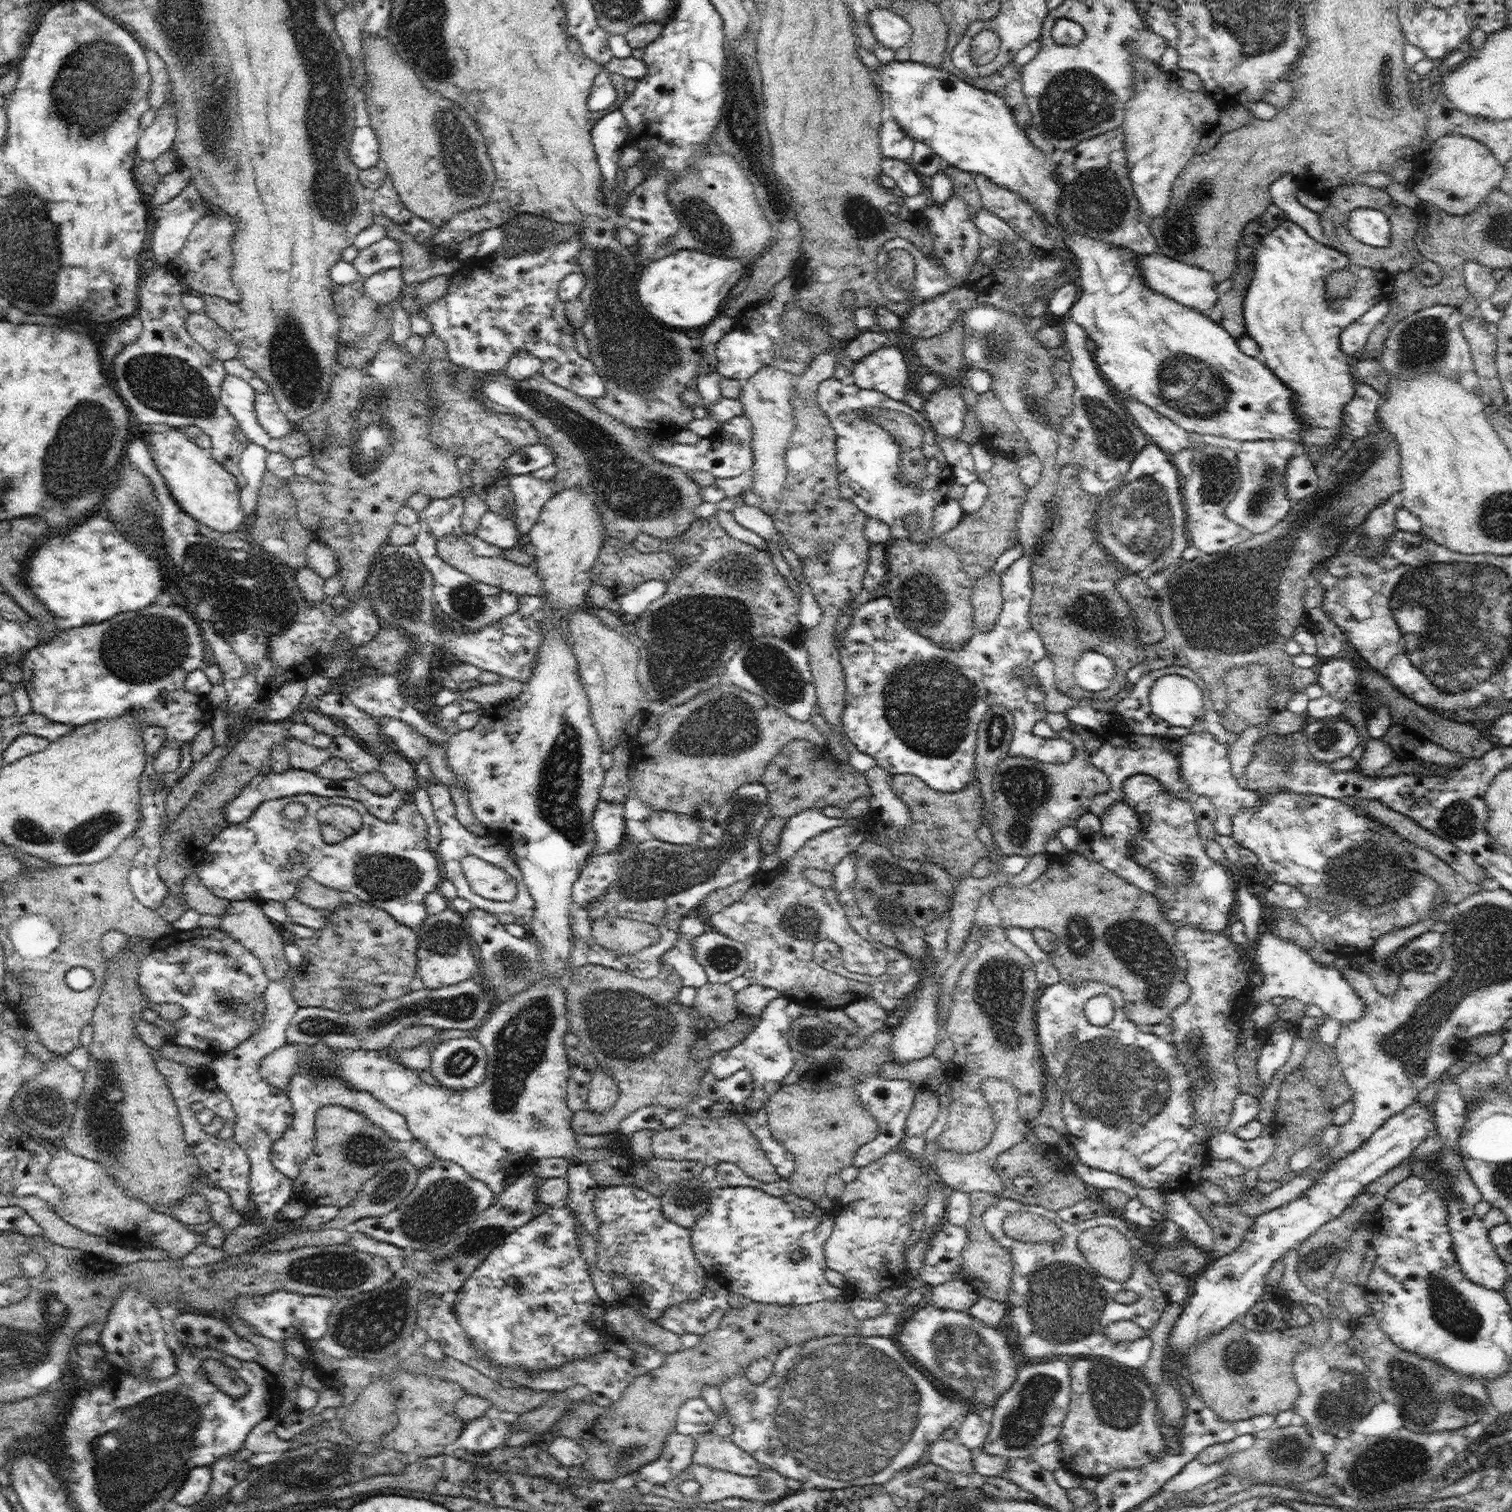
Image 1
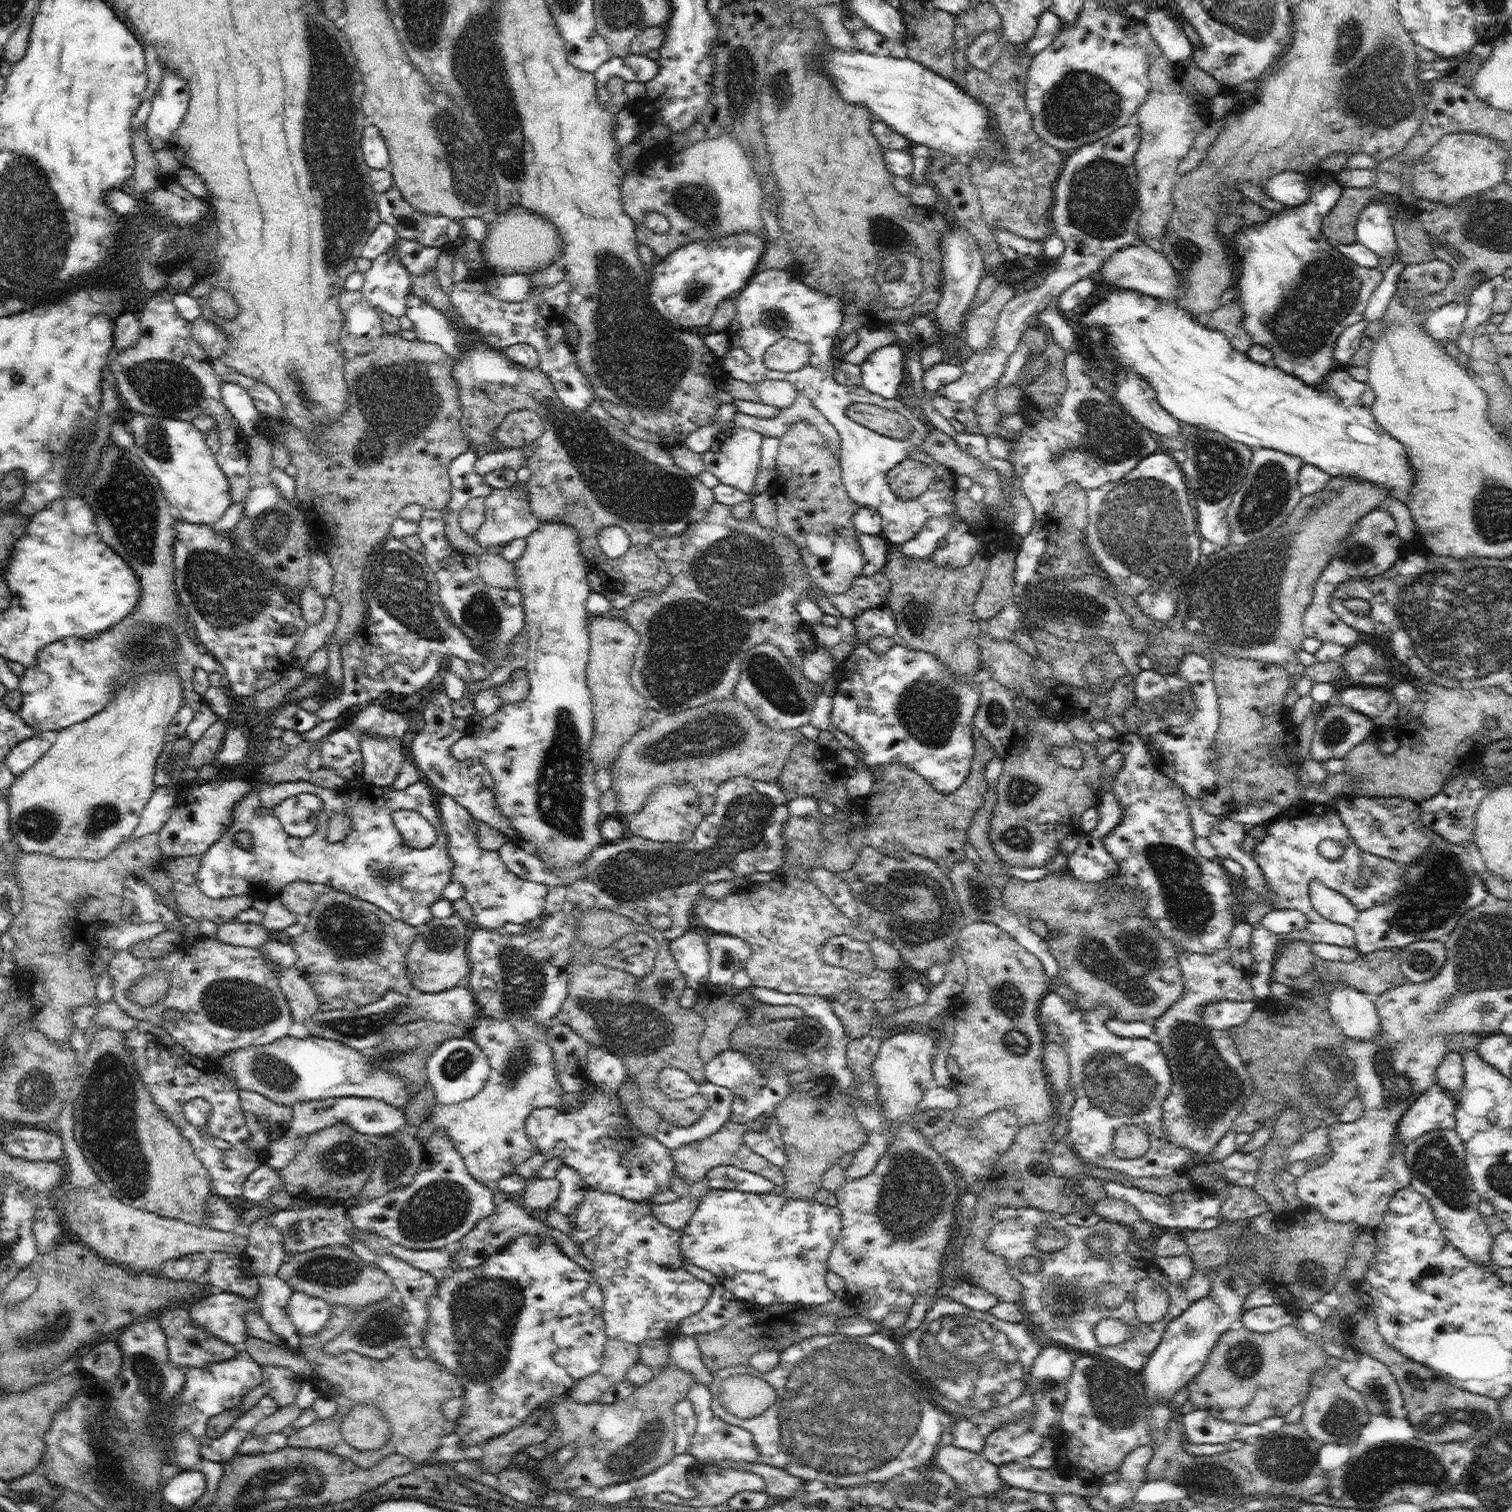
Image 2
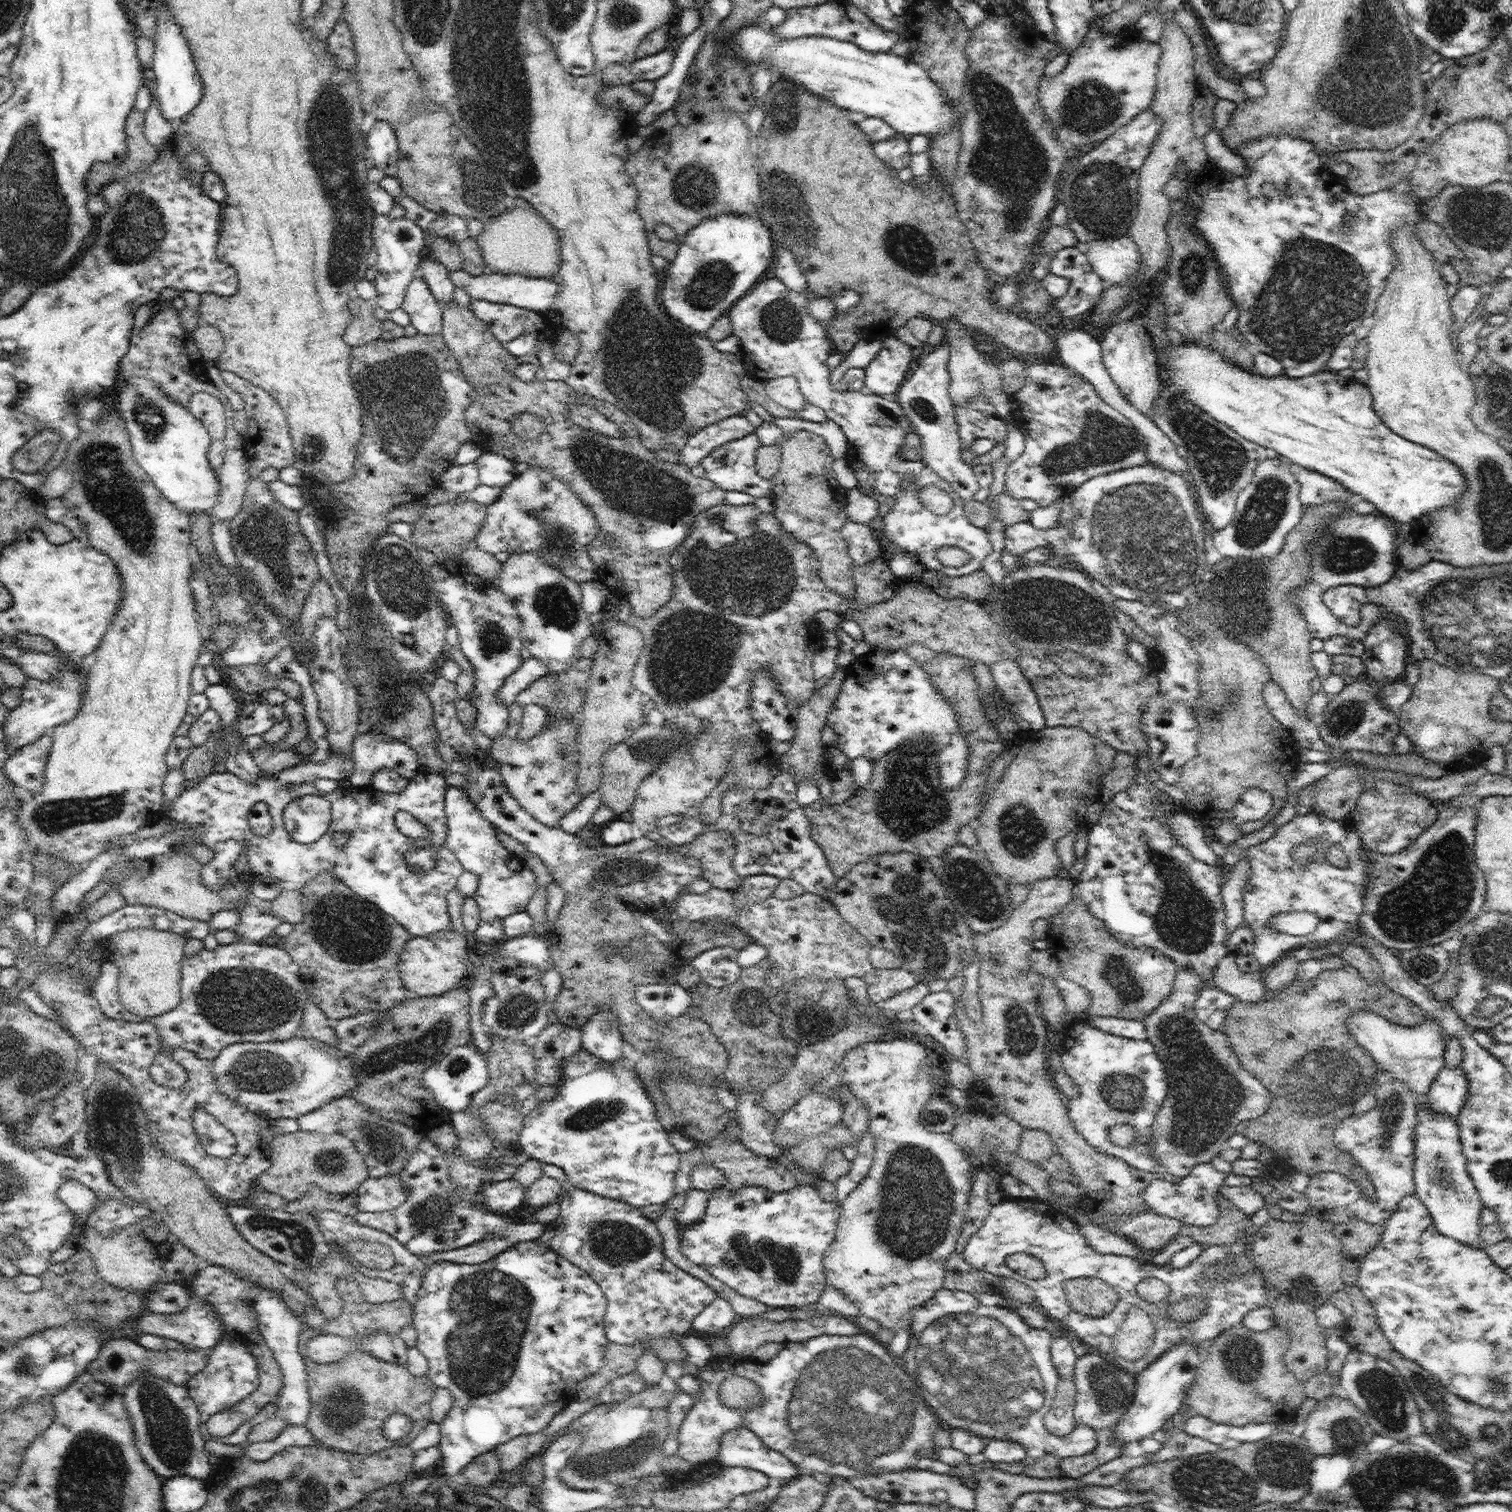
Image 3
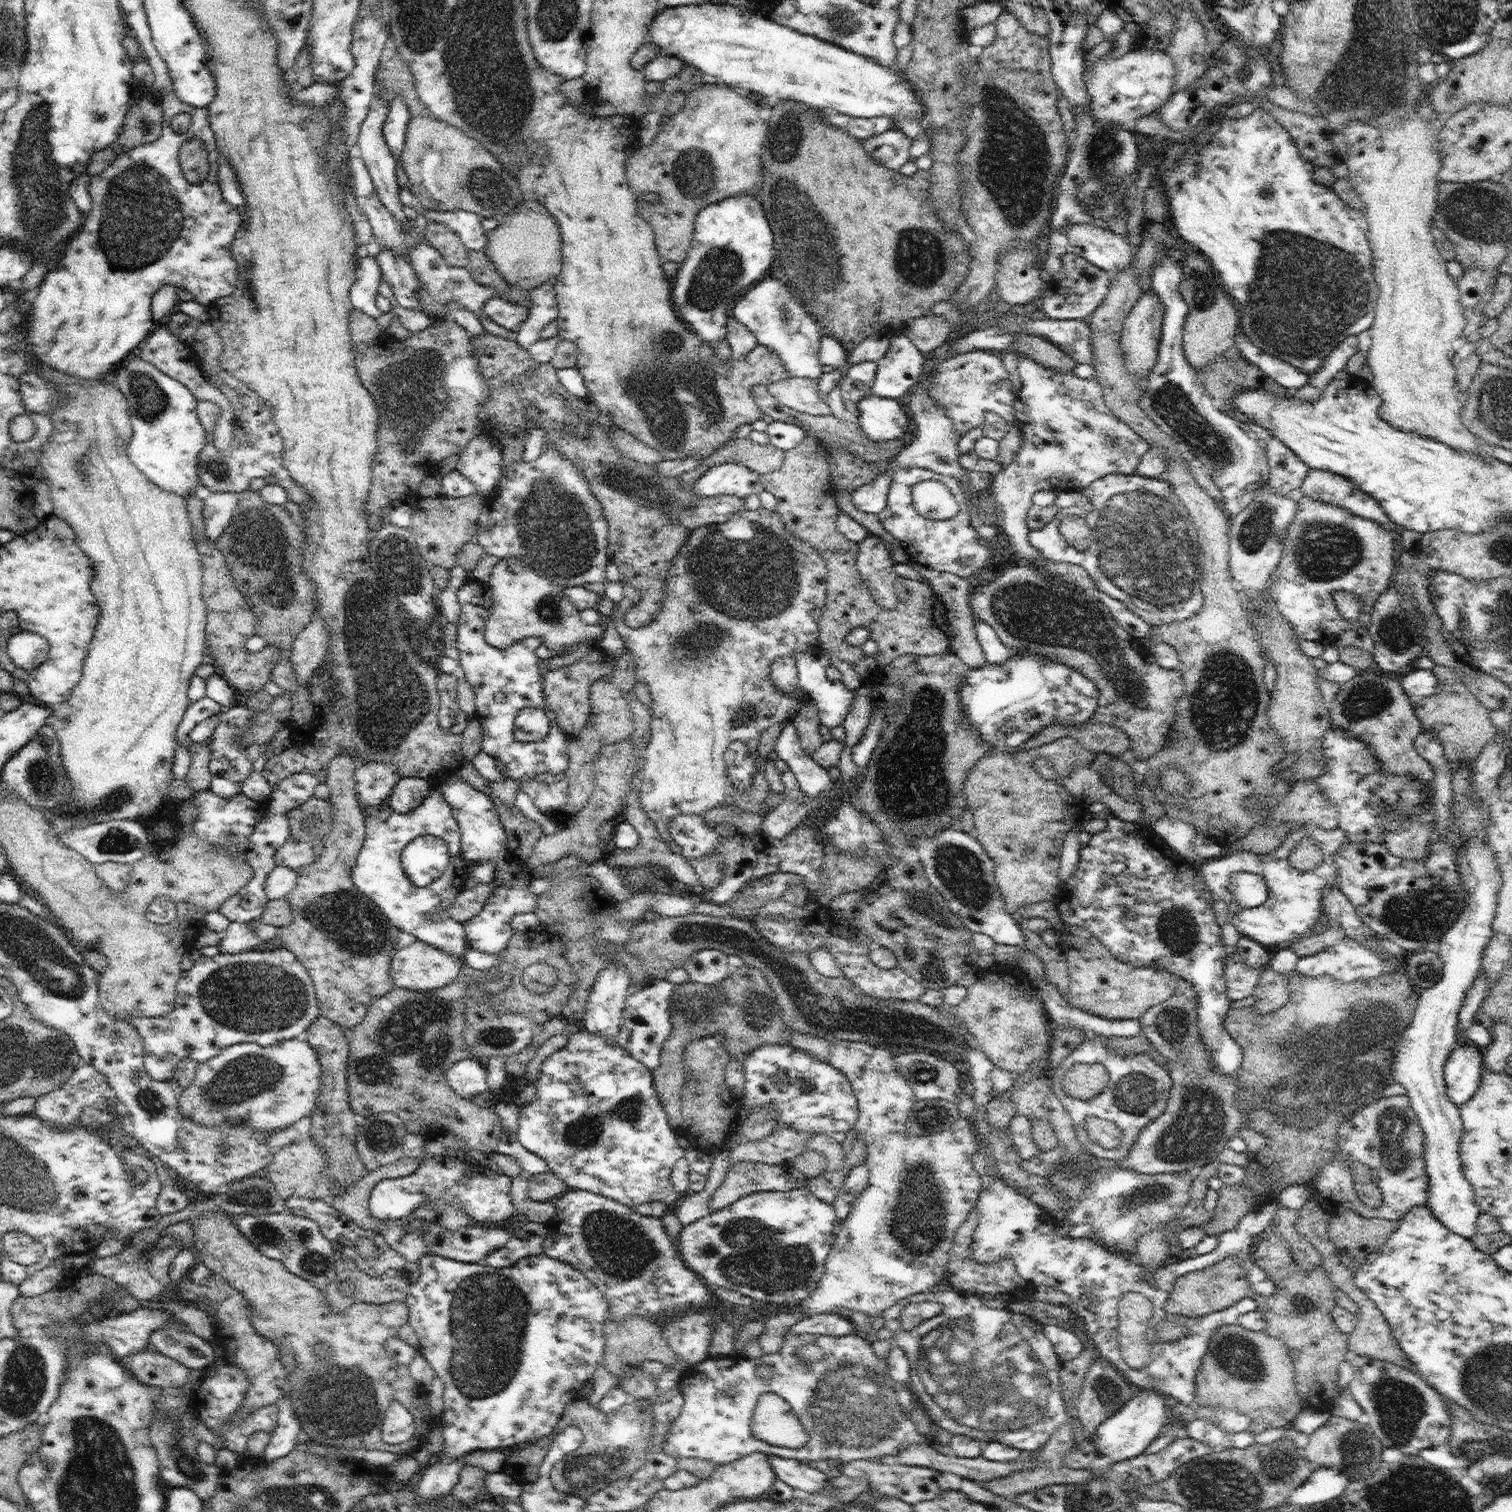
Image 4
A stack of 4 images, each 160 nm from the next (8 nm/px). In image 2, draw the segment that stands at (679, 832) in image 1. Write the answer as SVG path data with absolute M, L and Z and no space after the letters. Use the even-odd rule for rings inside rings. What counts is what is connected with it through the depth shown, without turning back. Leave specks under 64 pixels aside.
M690 784L684 786L660 786L649 794L644 806L634 815L627 818L627 834L636 835L651 841L684 843L688 842L703 821L700 808L700 795Z

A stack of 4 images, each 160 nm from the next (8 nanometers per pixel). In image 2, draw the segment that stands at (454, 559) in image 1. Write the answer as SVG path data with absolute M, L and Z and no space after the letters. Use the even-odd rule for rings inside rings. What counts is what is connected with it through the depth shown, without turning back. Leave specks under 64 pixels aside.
M482 554L478 558L480 577L492 587L518 589L516 563L509 562L499 554Z

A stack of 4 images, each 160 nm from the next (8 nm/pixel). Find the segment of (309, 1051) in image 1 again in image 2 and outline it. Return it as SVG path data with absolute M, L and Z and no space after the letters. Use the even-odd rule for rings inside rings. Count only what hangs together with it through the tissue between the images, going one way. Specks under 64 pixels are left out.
M343 1097L336 1099L322 1099L302 1101L294 1104L293 1118L288 1131L278 1140L272 1141L264 1151L264 1160L274 1169L284 1168L292 1159L296 1150L304 1146L304 1139L326 1127L332 1127L340 1121L348 1122L348 1125L356 1132L366 1136L386 1136L392 1132L398 1132L406 1127L406 1118L402 1109L379 1101L377 1098Z

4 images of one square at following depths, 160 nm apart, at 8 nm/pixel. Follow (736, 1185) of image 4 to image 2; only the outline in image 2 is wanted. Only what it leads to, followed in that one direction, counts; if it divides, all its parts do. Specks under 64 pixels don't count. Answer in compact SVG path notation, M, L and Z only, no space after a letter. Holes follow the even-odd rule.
M730 1118L720 1130L710 1135L710 1137L685 1144L680 1148L671 1149L672 1158L675 1160L675 1172L682 1176L682 1180L690 1186L704 1179L706 1173L716 1166L737 1166L742 1170L747 1170L754 1174L761 1174L764 1178L776 1184L778 1191L784 1190L786 1183L785 1175L780 1168L754 1152L744 1142L744 1134L747 1132L746 1129L746 1126L734 1123L732 1118Z

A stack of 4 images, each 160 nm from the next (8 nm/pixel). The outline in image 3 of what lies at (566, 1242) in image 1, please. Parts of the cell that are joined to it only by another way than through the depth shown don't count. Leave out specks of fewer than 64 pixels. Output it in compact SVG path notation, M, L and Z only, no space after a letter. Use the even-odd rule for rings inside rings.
M520 1240L482 1264L434 1262L413 1304L417 1347L429 1364L430 1380L452 1391L453 1405L439 1423L440 1475L452 1479L478 1456L521 1434L548 1428L556 1413L577 1398L576 1384L602 1366L609 1340L604 1315L607 1298L599 1284L538 1240Z

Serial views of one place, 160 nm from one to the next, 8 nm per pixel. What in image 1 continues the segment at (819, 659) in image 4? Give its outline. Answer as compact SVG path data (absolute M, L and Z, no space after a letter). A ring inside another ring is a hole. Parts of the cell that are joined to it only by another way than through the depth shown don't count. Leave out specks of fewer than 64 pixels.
M1026 554L1026 556L1020 557L1016 562L1012 563L1012 566L1004 572L1001 576L1000 588L1002 588L1003 607L999 617L996 619L992 630L979 631L972 635L972 638L968 640L968 643L960 650L948 650L942 647L938 647L936 643L930 641L926 636L918 634L915 630L902 624L897 618L894 610L894 605L891 600L884 594L884 596L878 596L875 600L861 604L859 608L853 614L845 635L841 636L841 640L834 636L834 644L836 644L836 650L840 654L841 665L845 674L845 687L846 687L846 702L844 705L844 712L842 713L842 726L843 734L845 734L856 748L860 752L869 754L876 760L877 765L880 768L885 768L892 776L903 775L910 773L921 778L923 782L930 786L933 790L939 791L942 794L948 794L952 792L959 792L964 790L972 779L975 777L975 748L977 745L977 730L980 721L986 714L989 706L992 705L1004 705L1010 712L1012 712L1015 718L1015 730L1014 739L1011 741L1009 748L1009 754L1012 756L1025 756L1039 760L1040 762L1048 763L1060 763L1064 764L1075 757L1076 749L1073 747L1072 742L1063 740L1062 738L1046 738L1037 737L1032 733L1032 728L1036 722L1045 718L1047 714L1044 709L1044 687L1039 683L1038 679L1027 682L1025 676L1019 676L1018 671L1026 669L1032 671L1032 666L1035 662L1046 657L1046 649L1042 639L1038 636L1038 633L1032 628L1029 608L1031 605L1031 598L1034 595L1034 584L1032 582L1032 574L1030 574L1030 567L1032 567L1033 556Z

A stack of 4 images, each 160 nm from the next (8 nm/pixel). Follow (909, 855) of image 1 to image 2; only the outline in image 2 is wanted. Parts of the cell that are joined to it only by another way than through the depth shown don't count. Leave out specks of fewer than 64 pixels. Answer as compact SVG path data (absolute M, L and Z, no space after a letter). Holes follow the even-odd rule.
M973 730L972 738L975 740L975 751L971 769L956 793L944 795L936 791L908 765L878 765L873 791L861 801L852 800L850 814L821 813L815 817L789 814L783 832L787 851L781 874L811 882L809 870L818 865L844 874L854 866L864 846L873 846L887 855L900 849L915 852L932 859L946 873L958 861L965 861L966 832L977 810L984 804L984 794L988 790L984 770L988 761L995 756L993 746L980 731Z

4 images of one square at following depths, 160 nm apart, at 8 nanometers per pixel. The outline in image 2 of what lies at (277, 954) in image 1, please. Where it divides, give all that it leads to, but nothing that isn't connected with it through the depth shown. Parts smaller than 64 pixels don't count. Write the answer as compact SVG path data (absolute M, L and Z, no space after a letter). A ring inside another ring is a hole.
M234 918L224 925L219 925L216 938L222 942L236 946L247 946L259 949L269 938L270 930L266 930L261 924L240 922ZM296 966L290 969L281 967L278 984L288 1000L294 1022L306 1023L318 1013L318 996Z

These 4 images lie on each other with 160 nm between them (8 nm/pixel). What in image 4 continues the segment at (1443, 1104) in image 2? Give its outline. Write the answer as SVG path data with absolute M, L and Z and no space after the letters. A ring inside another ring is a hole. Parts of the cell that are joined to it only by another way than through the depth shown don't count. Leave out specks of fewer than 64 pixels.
M1465 1041L1456 1050L1452 1050L1450 1058L1446 1060L1444 1078L1447 1095L1457 1107L1468 1102L1476 1094L1483 1080L1482 1056L1481 1048L1470 1041Z

